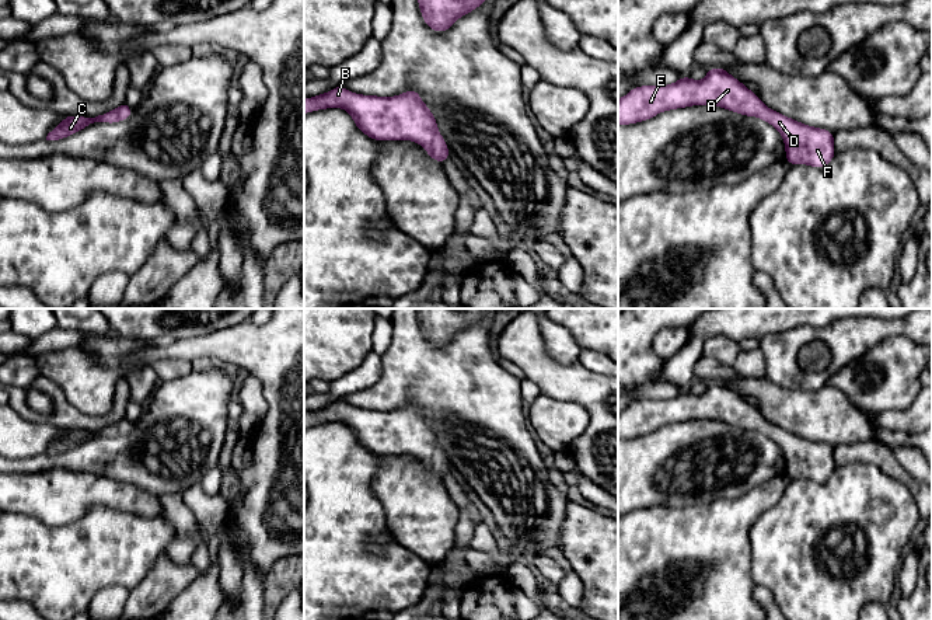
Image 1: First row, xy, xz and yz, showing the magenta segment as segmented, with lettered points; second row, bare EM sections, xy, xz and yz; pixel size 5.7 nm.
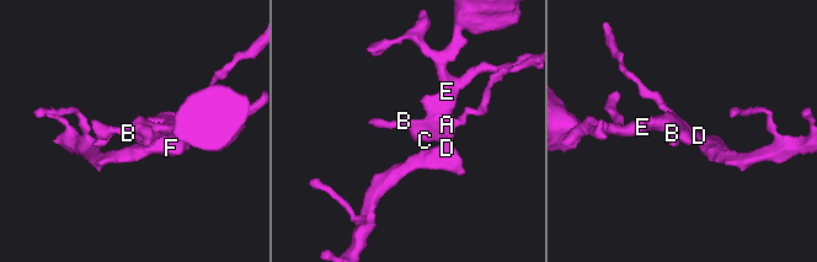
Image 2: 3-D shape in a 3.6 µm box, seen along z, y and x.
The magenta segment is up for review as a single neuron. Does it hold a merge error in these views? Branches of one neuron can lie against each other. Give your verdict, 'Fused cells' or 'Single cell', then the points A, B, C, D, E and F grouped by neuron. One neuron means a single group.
Single cell. Groups: A B C D E F

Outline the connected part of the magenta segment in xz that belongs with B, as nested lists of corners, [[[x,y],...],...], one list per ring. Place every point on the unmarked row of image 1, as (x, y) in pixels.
[[[343,400],[304,412],[304,428],[343,422],[353,432],[357,443],[373,454],[408,453],[425,461],[425,466],[441,480],[451,470],[437,436],[416,404],[395,411],[355,408]]]

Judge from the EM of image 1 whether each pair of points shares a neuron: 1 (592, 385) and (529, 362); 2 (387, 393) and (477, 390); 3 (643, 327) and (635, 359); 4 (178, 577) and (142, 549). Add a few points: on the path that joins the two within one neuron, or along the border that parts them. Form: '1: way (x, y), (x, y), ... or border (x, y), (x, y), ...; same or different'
1: way (576, 383), (554, 380), (544, 372); same
2: way (409, 390), (454, 390); same
3: way (635, 335), (634, 351); same
4: border (166, 550), (135, 585); different

